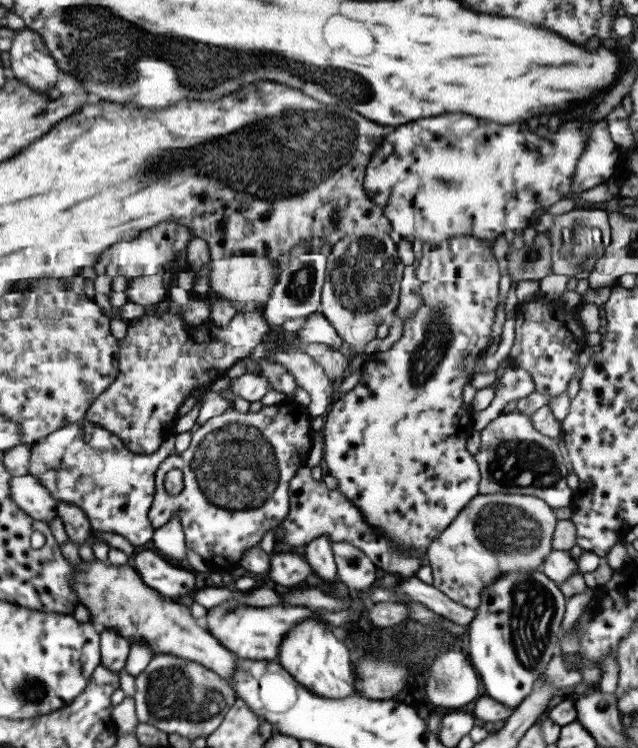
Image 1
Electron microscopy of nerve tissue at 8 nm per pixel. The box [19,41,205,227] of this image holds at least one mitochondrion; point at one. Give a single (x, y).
(120, 76)

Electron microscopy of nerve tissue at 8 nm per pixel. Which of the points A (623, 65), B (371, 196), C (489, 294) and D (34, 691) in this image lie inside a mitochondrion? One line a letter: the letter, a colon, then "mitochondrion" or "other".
A: other
B: other
C: other
D: mitochondrion

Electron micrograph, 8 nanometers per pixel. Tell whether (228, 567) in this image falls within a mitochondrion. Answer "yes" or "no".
no

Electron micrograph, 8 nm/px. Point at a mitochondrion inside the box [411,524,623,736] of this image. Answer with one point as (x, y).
(532, 608)

